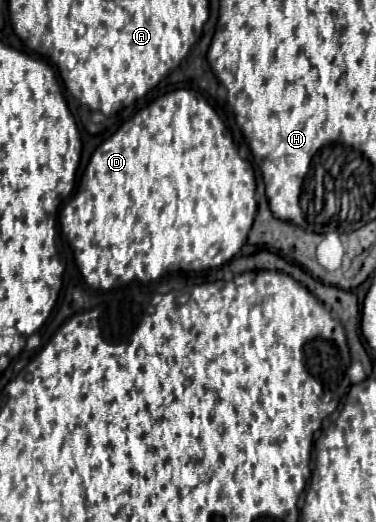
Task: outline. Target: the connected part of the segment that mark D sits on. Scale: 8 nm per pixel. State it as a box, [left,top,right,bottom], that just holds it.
[60,89,256,289]

